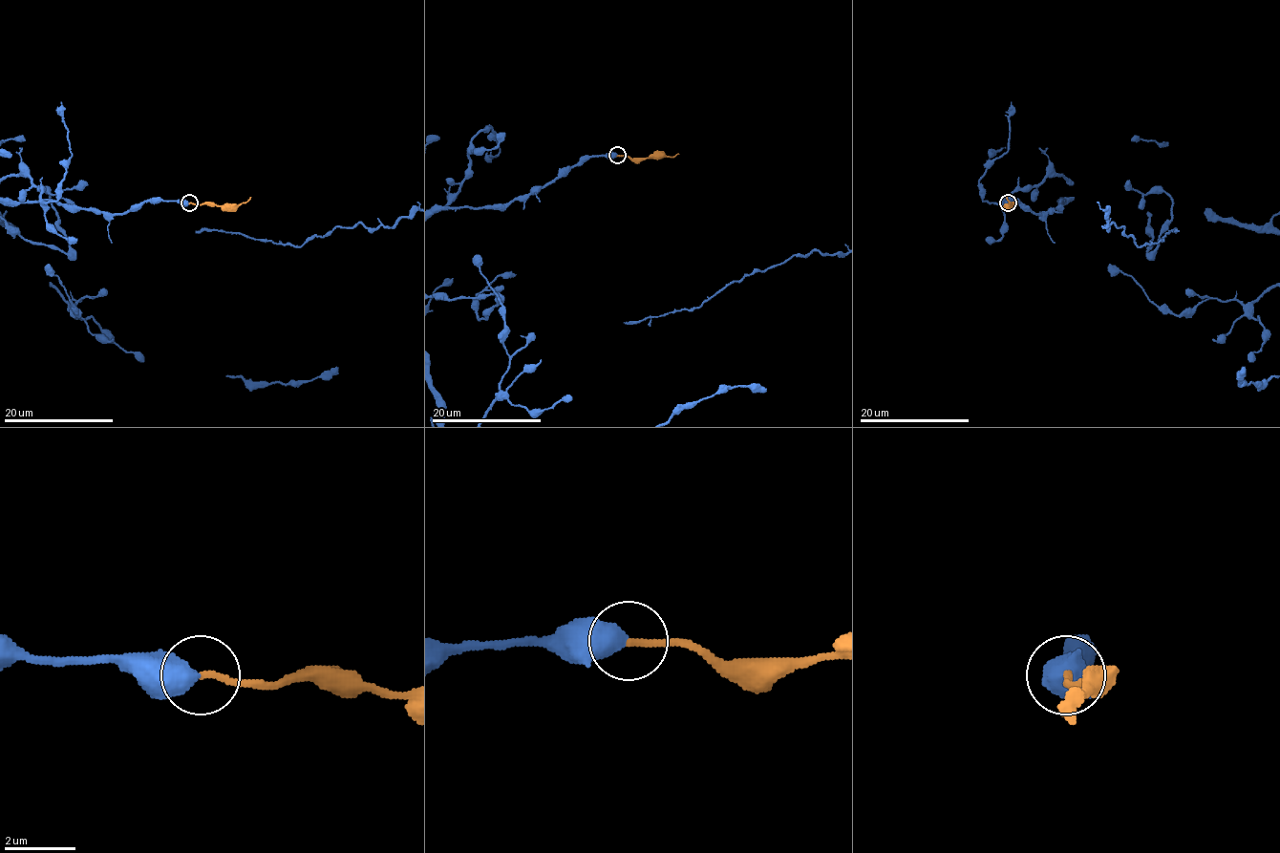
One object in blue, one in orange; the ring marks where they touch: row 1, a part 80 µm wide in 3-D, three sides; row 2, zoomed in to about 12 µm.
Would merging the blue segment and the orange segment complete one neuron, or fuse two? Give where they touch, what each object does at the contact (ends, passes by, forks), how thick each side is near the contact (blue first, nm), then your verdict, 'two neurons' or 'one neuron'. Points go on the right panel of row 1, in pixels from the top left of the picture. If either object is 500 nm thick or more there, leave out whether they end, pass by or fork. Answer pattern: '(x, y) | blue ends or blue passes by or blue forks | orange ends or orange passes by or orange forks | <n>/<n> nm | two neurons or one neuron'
(1008, 202) | 600/190 nm | one neuron

